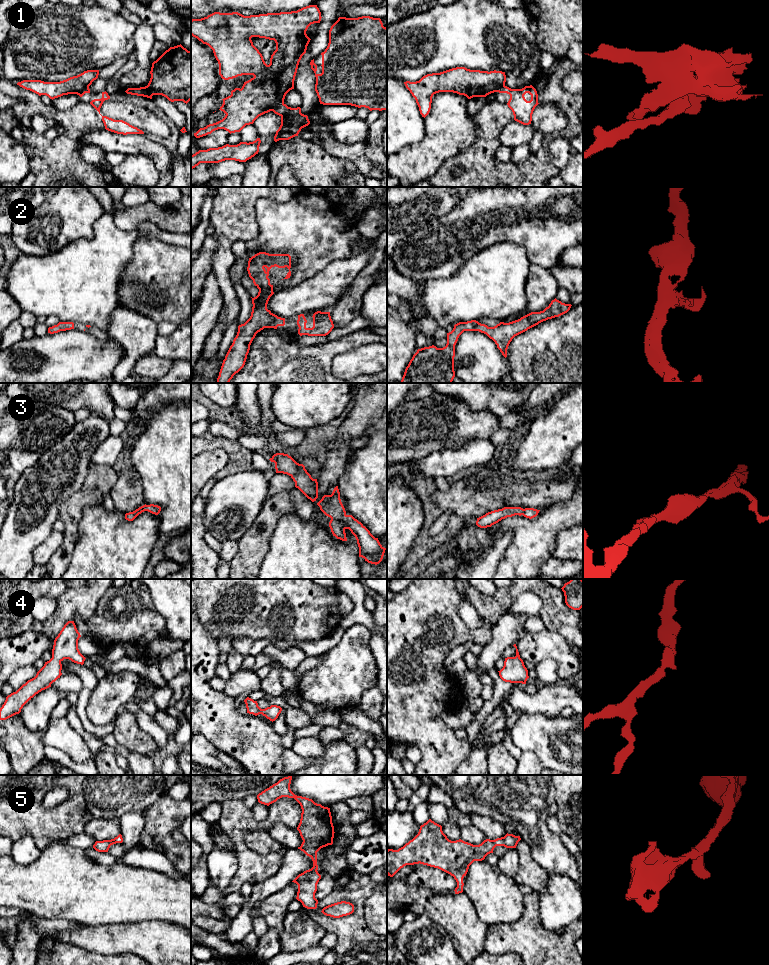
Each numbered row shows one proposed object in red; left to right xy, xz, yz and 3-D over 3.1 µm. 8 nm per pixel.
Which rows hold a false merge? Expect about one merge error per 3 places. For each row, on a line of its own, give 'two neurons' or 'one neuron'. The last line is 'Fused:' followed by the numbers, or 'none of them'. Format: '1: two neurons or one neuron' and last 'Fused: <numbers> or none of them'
1: two neurons
2: one neuron
3: one neuron
4: one neuron
5: one neuron
Fused: 1

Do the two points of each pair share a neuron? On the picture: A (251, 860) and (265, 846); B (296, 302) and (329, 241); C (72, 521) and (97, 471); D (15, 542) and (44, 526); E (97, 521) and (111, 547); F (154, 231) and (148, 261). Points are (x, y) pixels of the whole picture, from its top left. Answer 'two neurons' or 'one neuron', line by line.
A: two neurons
B: two neurons
C: one neuron
D: one neuron
E: one neuron
F: two neurons

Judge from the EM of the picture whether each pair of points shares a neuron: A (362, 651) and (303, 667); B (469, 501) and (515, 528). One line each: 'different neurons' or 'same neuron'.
A: different neurons
B: different neurons

